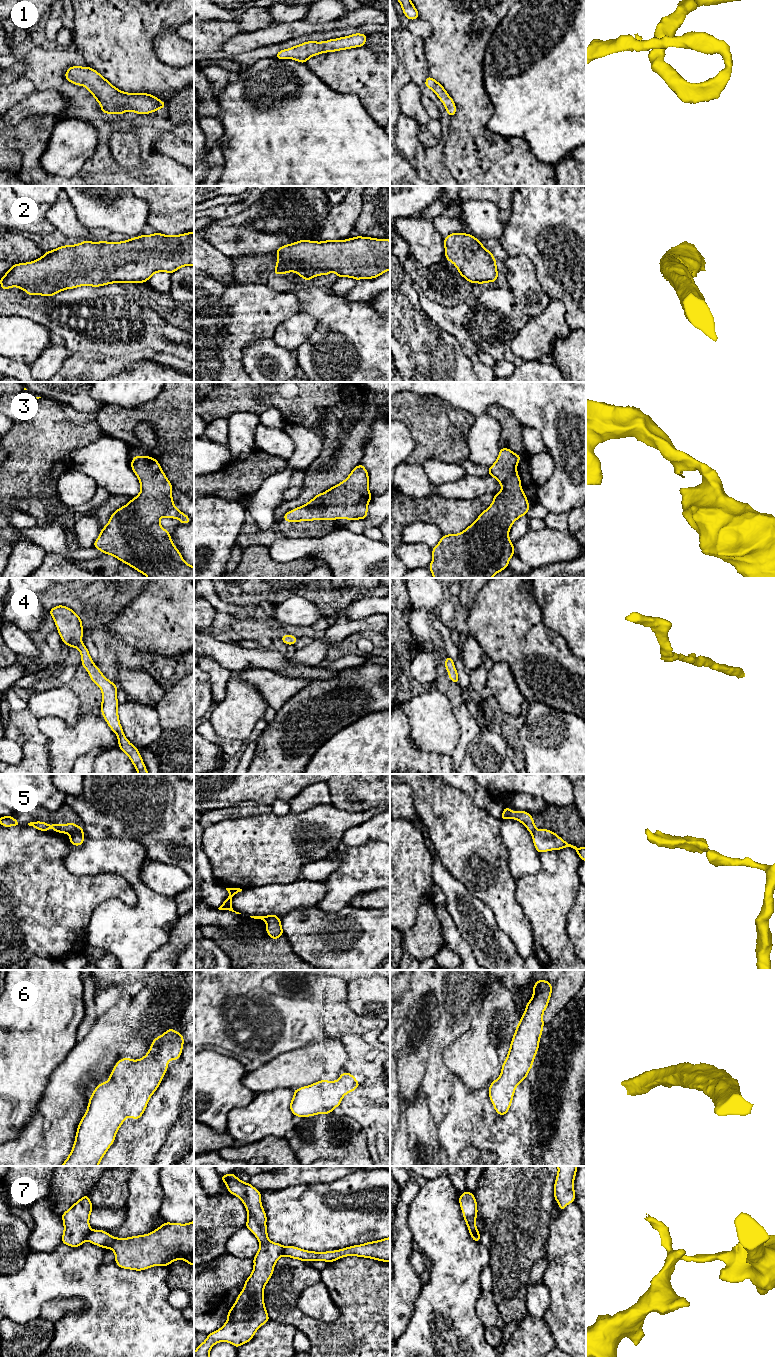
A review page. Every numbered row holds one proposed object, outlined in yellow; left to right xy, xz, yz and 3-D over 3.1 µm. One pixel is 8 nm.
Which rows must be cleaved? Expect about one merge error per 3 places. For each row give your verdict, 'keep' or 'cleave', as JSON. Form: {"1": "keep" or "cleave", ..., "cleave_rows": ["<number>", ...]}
{"1": "keep", "2": "keep", "3": "keep", "4": "keep", "5": "cleave", "6": "keep", "7": "cleave", "cleave_rows": ["5", "7"]}

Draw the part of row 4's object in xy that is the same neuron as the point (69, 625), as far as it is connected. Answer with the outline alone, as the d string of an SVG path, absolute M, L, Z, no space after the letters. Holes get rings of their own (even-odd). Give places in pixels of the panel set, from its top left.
M63 605L53 607L49 611L49 614L55 621L63 643L67 644L70 648L75 647L80 651L82 667L88 671L91 680L101 689L102 704L100 708L102 716L108 726L117 735L118 747L128 755L138 774L149 774L138 752L138 748L132 745L125 737L119 722L117 712L119 703L116 695L117 685L109 681L100 669L95 666L88 649L81 641L83 637L82 620L72 609Z

